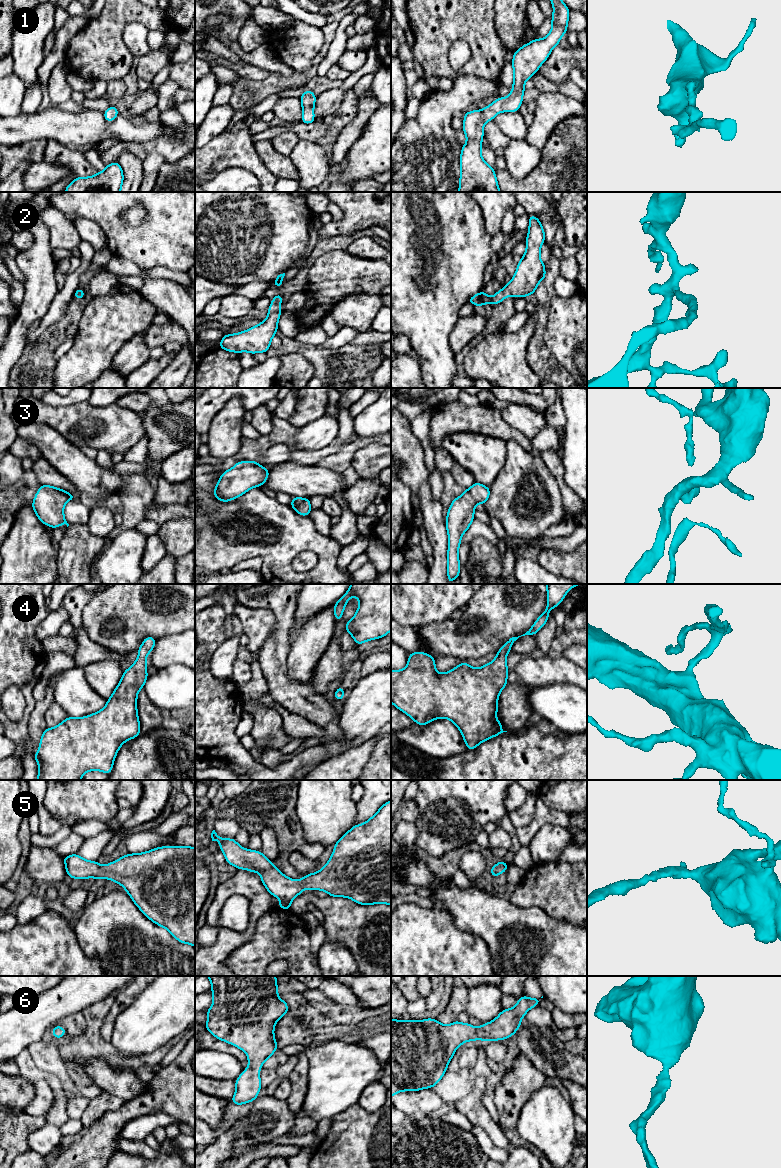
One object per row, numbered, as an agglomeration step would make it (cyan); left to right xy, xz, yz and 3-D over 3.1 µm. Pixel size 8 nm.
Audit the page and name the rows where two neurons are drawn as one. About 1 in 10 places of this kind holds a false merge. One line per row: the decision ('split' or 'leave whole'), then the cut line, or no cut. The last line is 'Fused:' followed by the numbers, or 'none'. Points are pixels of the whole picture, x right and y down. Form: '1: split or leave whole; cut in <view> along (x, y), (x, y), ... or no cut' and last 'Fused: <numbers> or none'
1: leave whole; no cut
2: leave whole; no cut
3: leave whole; no cut
4: leave whole; no cut
5: leave whole; no cut
6: leave whole; no cut
Fused: none

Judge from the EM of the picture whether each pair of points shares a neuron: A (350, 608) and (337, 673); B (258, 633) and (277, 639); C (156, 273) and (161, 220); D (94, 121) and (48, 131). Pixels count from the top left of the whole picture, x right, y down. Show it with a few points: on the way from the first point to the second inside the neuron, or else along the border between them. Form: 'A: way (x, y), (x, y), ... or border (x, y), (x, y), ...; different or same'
A: way (341, 624), (335, 639), (335, 657); same
B: border (273, 613), (274, 624), (259, 650), (258, 657); different
C: border (134, 262), (143, 268), (165, 266), (180, 272); different
D: way (83, 127), (59, 127); same

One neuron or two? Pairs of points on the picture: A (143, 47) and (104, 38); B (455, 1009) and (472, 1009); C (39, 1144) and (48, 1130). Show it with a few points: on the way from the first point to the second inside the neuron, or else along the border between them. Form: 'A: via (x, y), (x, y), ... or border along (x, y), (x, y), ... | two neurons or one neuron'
A: border along (131, 22), (124, 29), (123, 41), (135, 57) | two neurons
B: border along (469, 988), (465, 1011) | two neurons
C: via (42, 1141), (48, 1133) | one neuron

